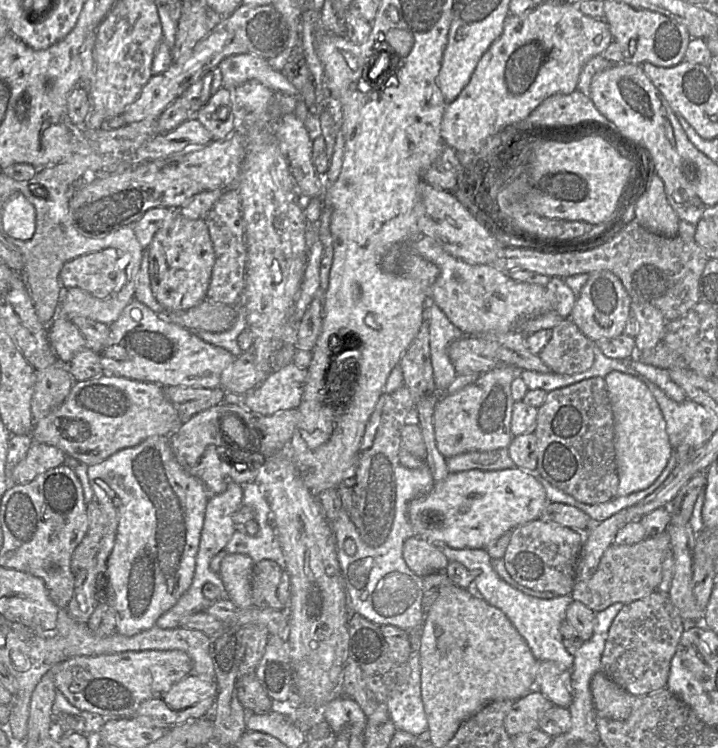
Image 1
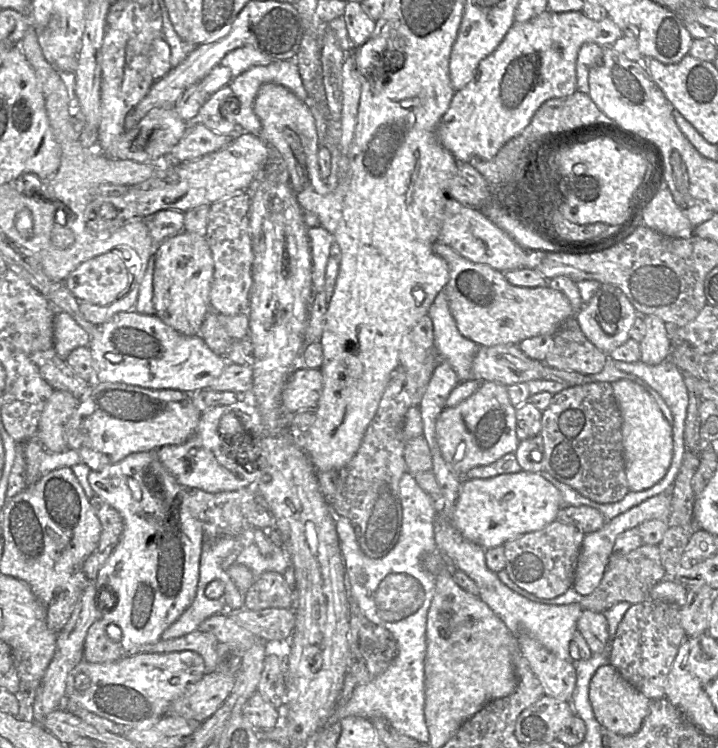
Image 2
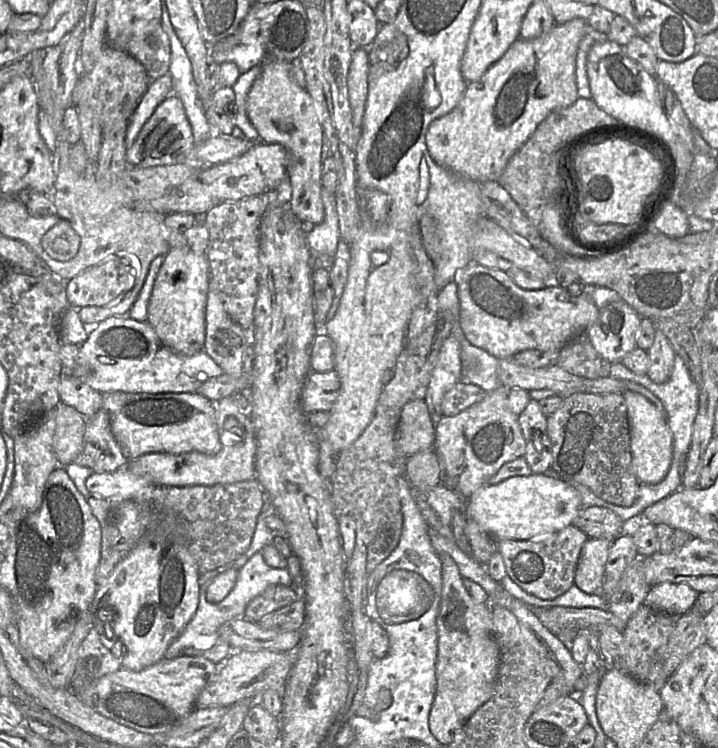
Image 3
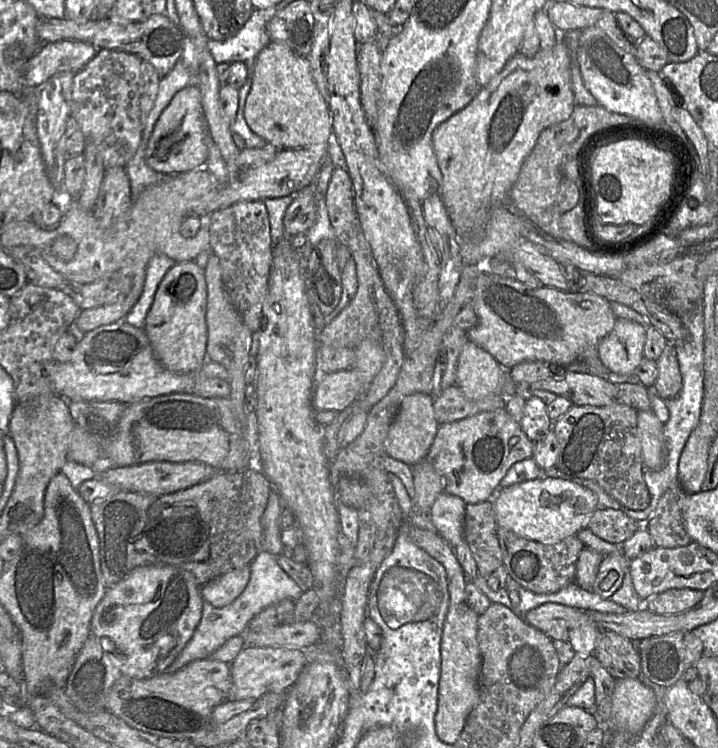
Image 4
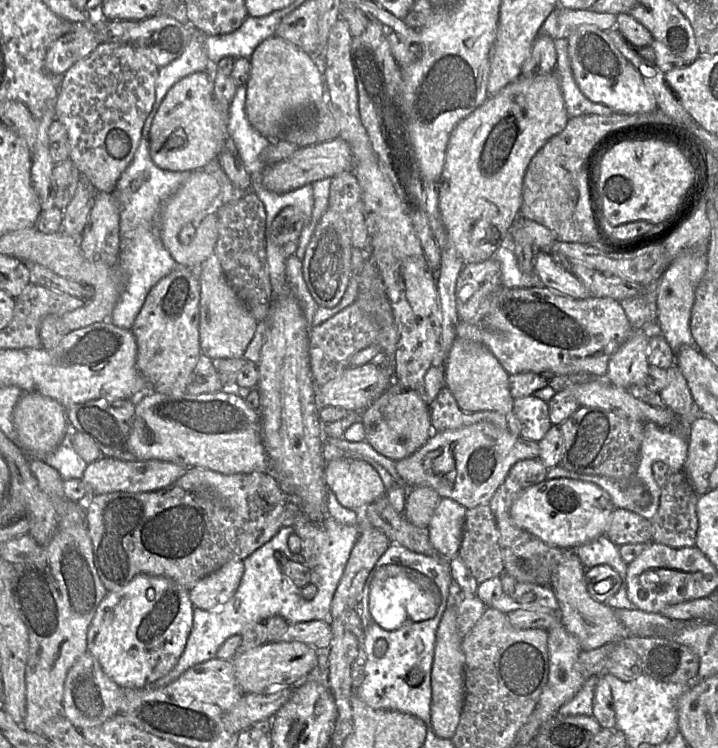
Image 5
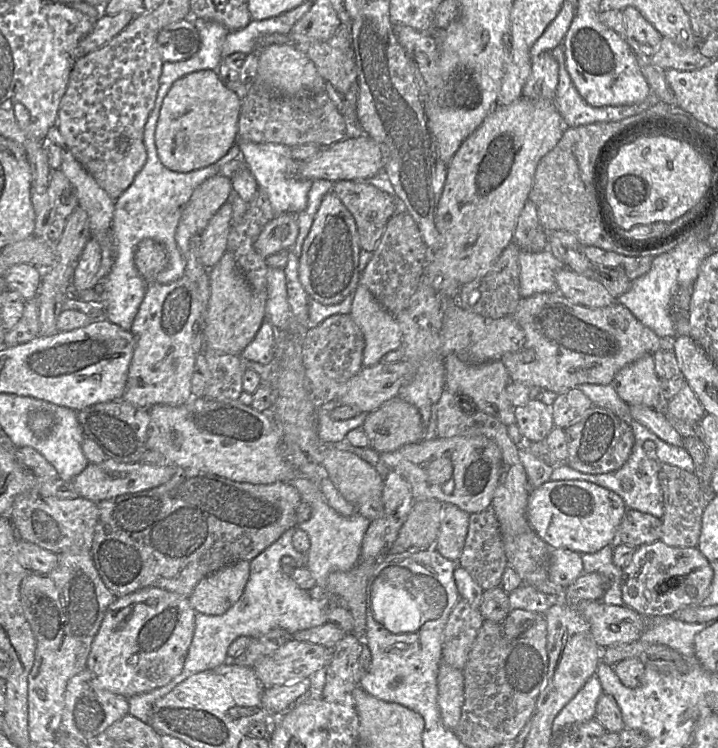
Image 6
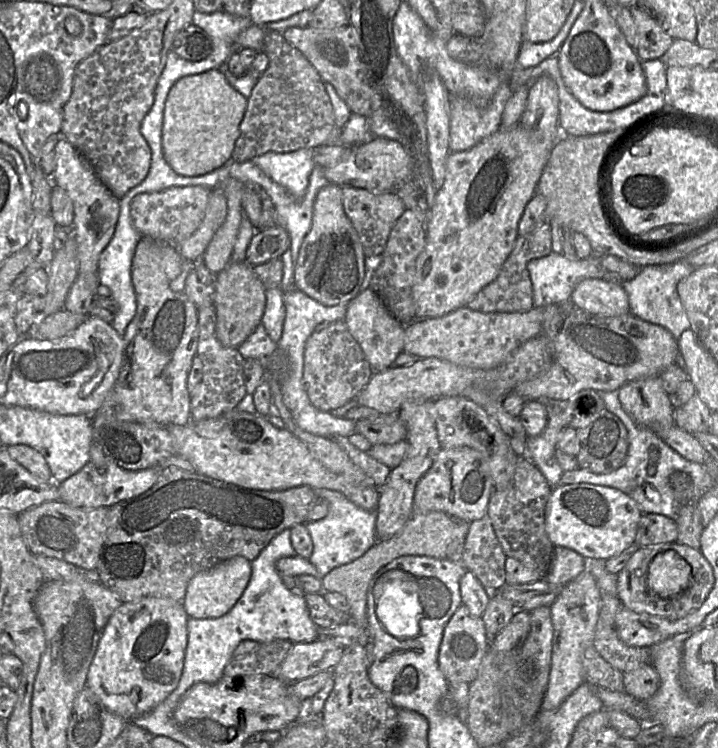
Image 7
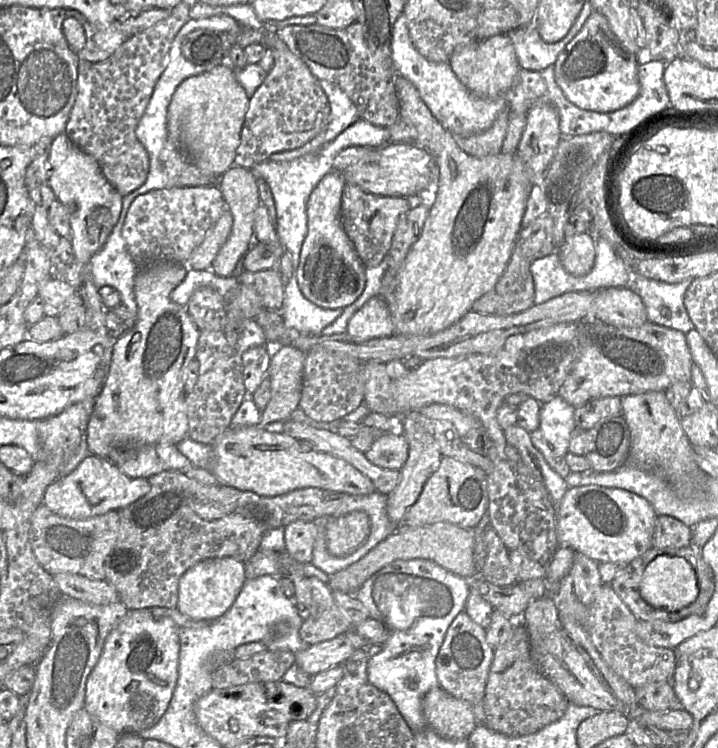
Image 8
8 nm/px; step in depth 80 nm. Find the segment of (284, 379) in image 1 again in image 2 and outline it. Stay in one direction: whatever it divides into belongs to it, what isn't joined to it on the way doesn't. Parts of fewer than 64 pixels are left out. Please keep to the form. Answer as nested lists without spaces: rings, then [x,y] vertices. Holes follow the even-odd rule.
[[[298,367],[290,376],[282,392],[282,408],[285,412],[315,410],[323,387],[319,369]]]

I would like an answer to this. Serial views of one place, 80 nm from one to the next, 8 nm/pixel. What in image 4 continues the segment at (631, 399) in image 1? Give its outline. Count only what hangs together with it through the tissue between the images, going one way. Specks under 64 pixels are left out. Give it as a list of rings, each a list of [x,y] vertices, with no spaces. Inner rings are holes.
[[[652,410],[637,411],[637,428],[643,465],[654,471],[661,470],[668,456],[667,442],[663,433],[664,424]]]

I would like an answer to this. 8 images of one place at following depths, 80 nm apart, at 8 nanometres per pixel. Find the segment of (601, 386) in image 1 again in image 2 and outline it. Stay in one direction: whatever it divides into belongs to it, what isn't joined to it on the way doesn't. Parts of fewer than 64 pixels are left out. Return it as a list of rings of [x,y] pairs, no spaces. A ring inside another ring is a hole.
[[[591,382],[563,389],[542,411],[543,471],[598,503],[615,503],[628,492],[622,437],[622,414],[607,382]]]

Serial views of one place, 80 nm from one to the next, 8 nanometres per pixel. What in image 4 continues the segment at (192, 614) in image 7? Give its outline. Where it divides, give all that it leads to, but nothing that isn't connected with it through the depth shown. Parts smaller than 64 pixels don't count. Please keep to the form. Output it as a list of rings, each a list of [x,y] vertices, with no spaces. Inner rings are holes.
[[[248,566],[232,568],[199,585],[201,601],[223,606],[234,600],[245,588],[250,577]]]

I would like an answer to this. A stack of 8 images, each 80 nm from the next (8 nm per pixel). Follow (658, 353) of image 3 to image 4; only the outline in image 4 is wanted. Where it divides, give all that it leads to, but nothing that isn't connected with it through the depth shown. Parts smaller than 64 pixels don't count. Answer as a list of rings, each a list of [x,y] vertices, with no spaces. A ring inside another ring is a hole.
[[[669,343],[656,360],[658,376],[654,384],[654,391],[662,399],[670,399],[679,394],[683,381],[674,346]]]

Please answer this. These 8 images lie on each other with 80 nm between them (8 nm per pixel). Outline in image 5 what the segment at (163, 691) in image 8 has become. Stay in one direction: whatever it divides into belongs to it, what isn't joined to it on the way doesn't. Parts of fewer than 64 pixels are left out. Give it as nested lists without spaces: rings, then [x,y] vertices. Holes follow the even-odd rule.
[[[139,574],[135,576],[126,586],[118,591],[108,592],[100,602],[95,616],[93,617],[87,633],[87,650],[99,662],[104,673],[111,678],[121,688],[144,688],[152,685],[158,679],[168,674],[178,662],[185,648],[188,636],[192,629],[194,606],[189,598],[189,590],[178,582],[165,577]]]

